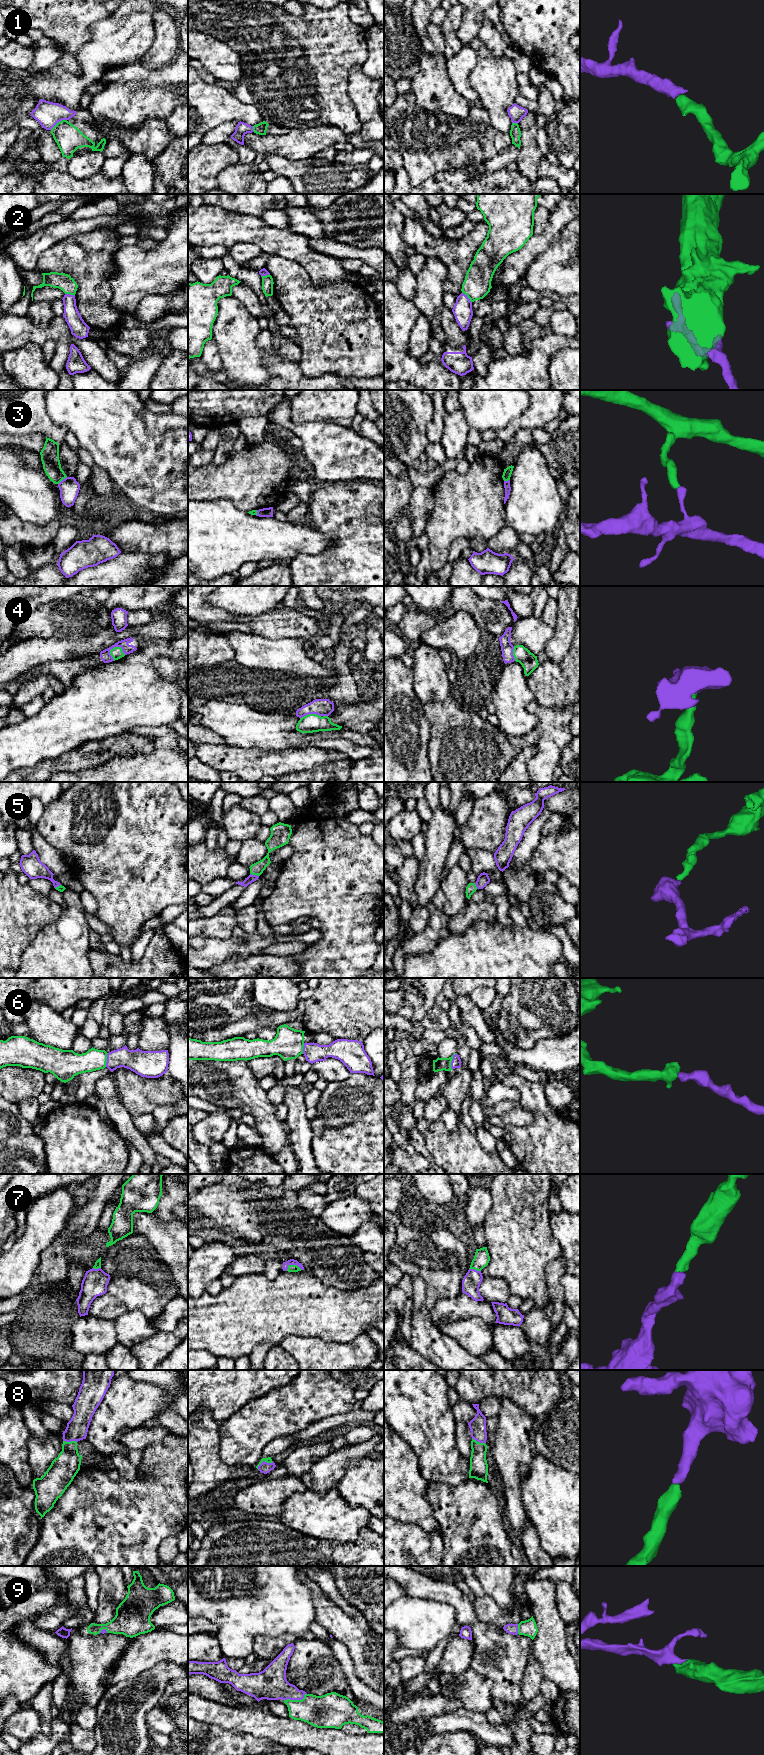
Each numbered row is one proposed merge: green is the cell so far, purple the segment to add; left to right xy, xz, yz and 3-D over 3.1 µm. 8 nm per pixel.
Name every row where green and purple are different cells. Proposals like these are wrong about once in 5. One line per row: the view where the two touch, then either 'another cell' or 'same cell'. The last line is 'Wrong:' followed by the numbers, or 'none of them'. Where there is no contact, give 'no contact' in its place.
1: meets green in xy; same cell
2: meets green in yz; another cell
3: meets green in xy; another cell
4: meets green in xy; same cell
5: meets green in xz; same cell
6: meets green in yz; same cell
7: meets green in xz; same cell
8: meets green in xz; same cell
9: meets green in xz; same cell
Wrong: 2, 3

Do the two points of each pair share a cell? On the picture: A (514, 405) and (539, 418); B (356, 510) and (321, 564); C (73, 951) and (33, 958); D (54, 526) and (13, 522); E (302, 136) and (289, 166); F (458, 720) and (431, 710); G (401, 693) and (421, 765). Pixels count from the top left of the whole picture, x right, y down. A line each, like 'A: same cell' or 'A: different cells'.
A: different cells
B: same cell
C: same cell
D: same cell
E: different cells
F: same cell
G: same cell

